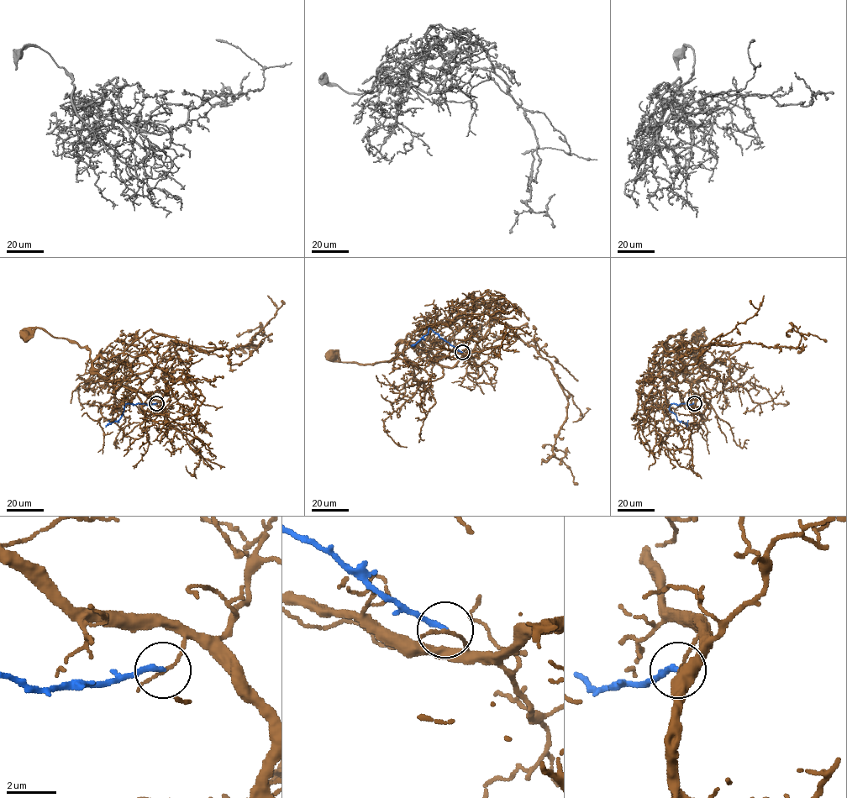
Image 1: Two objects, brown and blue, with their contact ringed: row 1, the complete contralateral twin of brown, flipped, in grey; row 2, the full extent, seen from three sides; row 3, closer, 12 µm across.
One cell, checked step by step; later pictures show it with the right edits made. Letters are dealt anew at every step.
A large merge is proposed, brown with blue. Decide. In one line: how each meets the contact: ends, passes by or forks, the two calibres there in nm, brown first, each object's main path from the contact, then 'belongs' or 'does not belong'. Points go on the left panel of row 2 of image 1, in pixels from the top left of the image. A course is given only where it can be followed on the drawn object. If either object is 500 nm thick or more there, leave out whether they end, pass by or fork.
brown ends there; blue ends there; 130 nm thick on the brown side, 200 nm on the other; brown runs (156, 403), (134, 389), (103, 379), (85, 347), (42, 329), (32, 328), (24, 334); blue runs (156, 403), (128, 403), (120, 417), (105, 427); does not belong

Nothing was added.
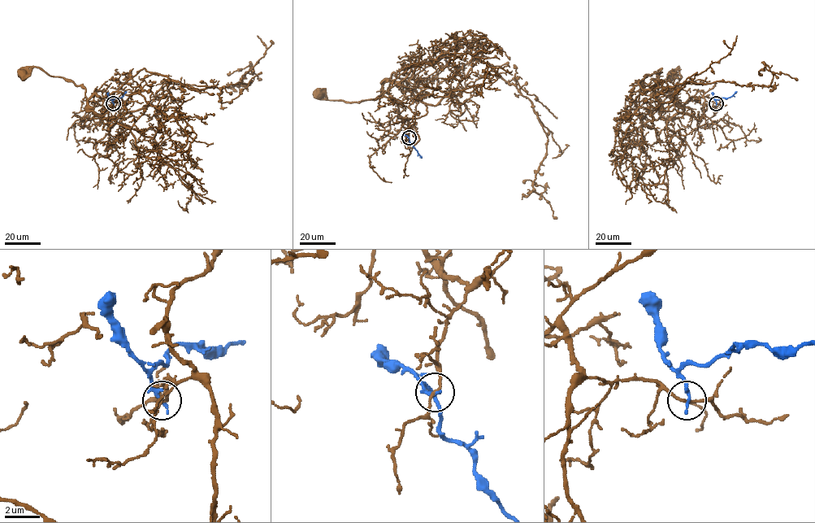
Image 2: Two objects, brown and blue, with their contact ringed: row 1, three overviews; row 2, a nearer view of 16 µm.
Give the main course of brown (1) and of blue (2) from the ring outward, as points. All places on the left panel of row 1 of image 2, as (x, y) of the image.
1: (113, 103), (113, 96), (101, 105), (88, 104), (82, 87), (39, 68), (29, 67), (22, 73)
2: (113, 103), (114, 98), (121, 98), (126, 91)

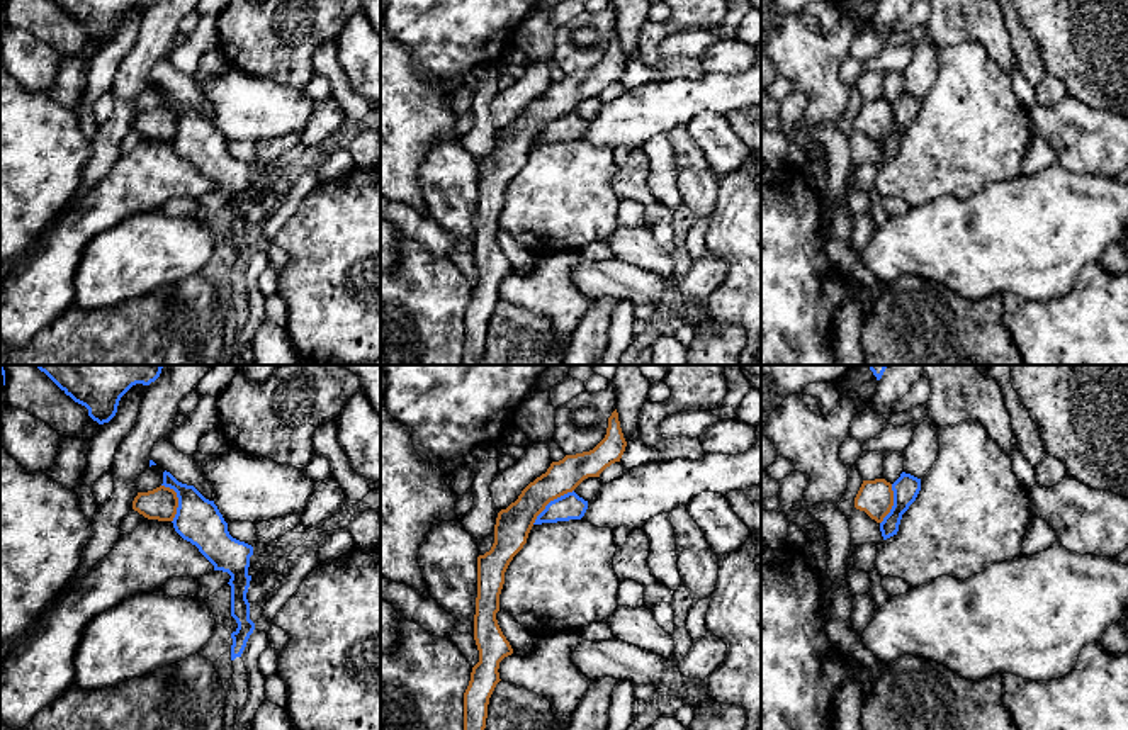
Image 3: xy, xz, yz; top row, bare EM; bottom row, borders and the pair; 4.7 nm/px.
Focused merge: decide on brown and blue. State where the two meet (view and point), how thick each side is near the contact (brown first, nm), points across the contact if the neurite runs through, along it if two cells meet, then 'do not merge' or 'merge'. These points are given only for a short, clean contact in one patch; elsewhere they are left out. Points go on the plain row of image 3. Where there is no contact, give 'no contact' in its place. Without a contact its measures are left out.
meets brown in xz at (551, 119); 170 nm thick on the brown side, 130 nm on the other; border along xz (573, 109), (554, 117), (532, 143); do not merge

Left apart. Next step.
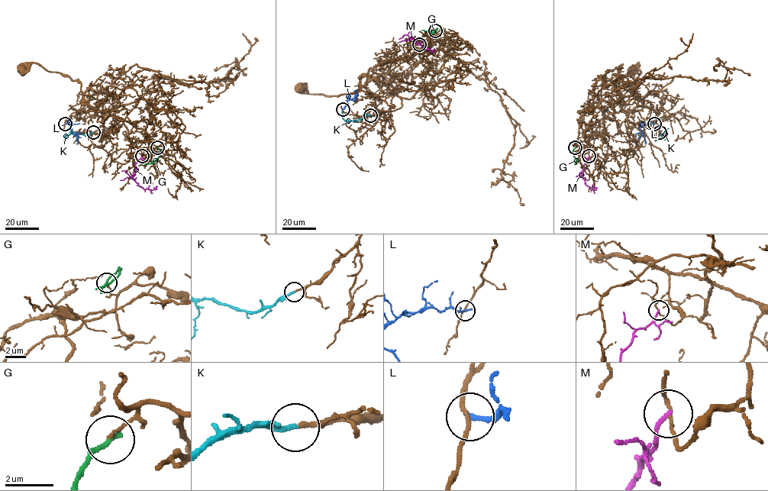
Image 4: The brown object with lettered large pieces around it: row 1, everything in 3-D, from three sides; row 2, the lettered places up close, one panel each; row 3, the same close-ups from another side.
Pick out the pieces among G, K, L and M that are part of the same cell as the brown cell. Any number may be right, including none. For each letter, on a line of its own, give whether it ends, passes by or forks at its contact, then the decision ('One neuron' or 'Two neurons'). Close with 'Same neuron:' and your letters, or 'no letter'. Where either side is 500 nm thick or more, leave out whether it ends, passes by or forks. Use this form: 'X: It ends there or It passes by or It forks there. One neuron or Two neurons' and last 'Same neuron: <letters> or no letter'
G: It ends there. Two neurons
K: It ends there. One neuron
L: It ends there. Two neurons
M: It ends there. Two neurons
Same neuron: K

